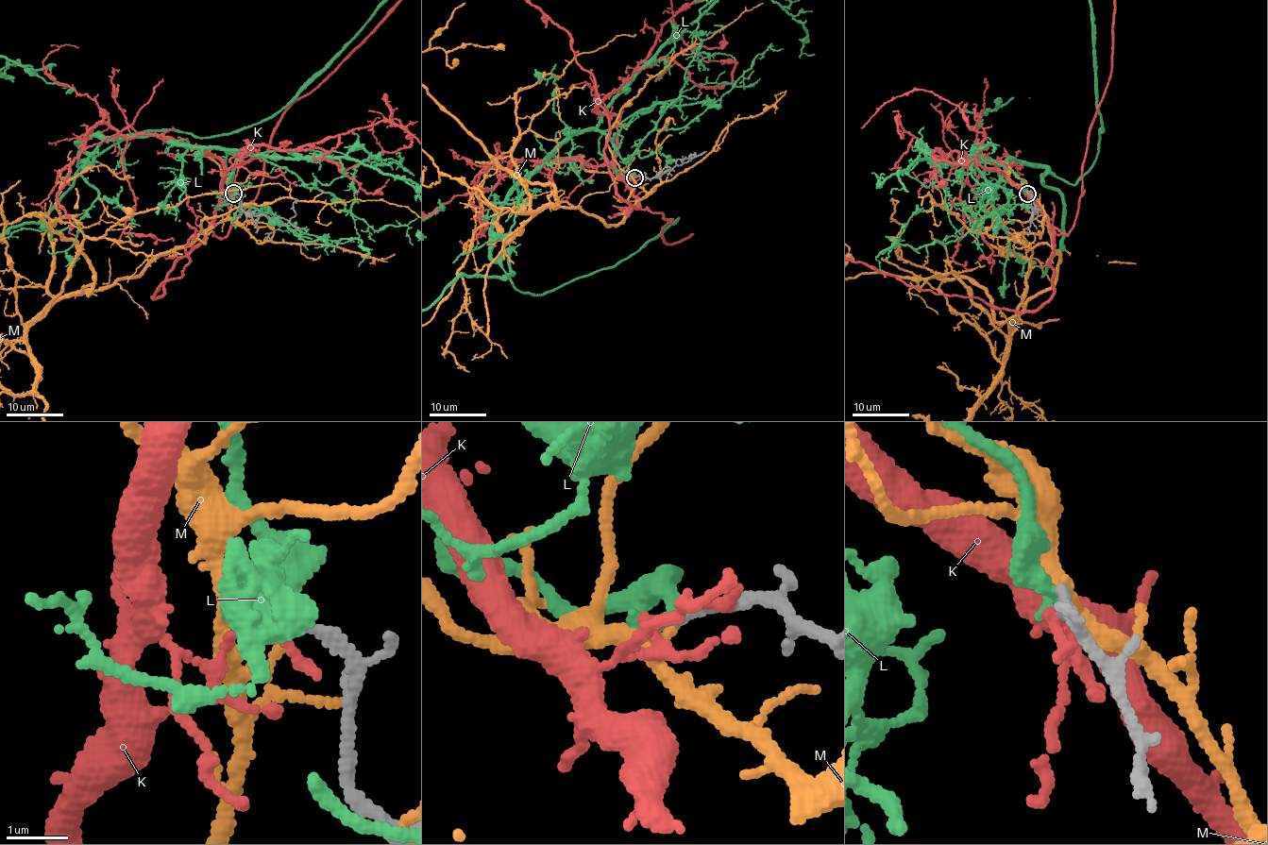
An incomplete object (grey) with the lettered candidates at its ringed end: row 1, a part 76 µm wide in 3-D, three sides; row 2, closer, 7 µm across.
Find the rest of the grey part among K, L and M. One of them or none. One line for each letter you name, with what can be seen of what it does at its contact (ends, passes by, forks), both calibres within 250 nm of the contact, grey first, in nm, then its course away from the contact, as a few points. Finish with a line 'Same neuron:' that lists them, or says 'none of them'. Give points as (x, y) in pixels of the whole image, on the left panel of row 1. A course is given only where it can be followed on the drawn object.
Same neuron: none of them

